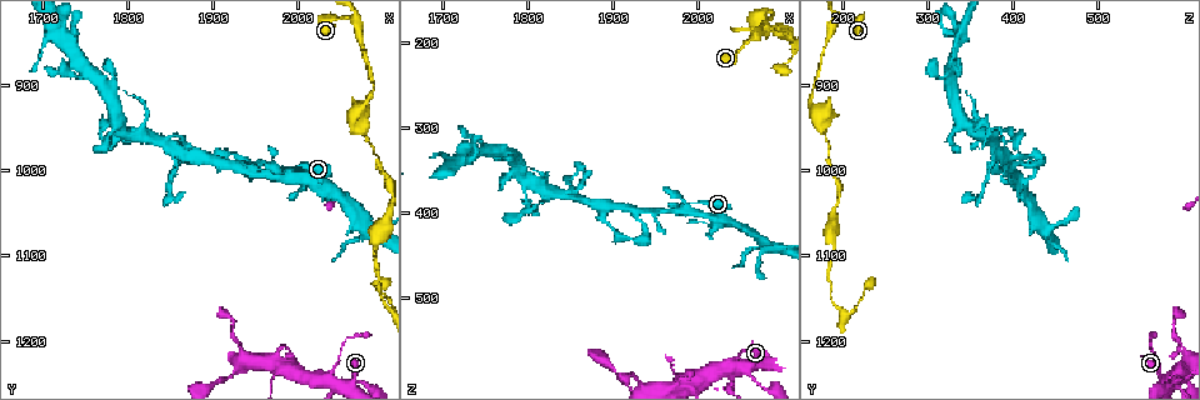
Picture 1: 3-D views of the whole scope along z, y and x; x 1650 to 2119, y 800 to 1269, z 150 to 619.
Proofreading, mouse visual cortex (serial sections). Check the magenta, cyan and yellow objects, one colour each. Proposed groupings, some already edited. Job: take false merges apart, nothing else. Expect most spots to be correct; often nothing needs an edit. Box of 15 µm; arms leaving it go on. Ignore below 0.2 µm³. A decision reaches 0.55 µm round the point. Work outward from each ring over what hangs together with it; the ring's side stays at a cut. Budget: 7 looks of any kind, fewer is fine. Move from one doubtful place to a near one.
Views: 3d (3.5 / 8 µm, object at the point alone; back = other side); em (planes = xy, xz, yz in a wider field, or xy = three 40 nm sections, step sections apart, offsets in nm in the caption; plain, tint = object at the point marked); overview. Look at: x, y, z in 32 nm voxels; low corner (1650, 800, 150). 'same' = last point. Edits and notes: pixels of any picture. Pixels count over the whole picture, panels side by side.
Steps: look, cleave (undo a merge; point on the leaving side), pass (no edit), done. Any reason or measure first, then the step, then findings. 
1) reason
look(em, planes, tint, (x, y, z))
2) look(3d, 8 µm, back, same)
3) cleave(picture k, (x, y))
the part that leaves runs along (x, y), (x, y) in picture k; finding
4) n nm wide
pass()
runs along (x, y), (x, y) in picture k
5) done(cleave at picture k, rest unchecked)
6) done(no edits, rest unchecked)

side arm on a straight run
look(3d, 3.5 µm, (2060, 1250, 585))

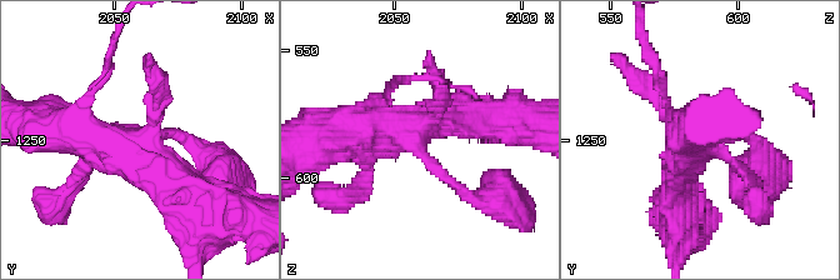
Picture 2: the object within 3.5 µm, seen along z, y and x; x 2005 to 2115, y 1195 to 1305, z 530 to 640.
now the EM
look(em, xy, step 5, tint, (2060, 1250, 589))

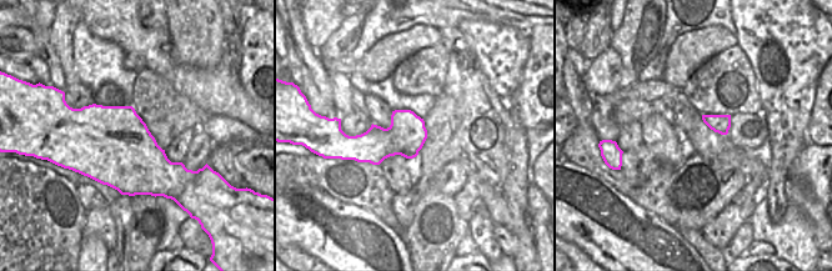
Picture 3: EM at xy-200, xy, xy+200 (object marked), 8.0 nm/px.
pass()
runs along (663, 99), (689, 145), (746, 134), (759, 153) in picture 2; all the same cell

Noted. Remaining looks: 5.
calibre changes
look(em, xy, step 2, tint, (2095, 1075, 445))

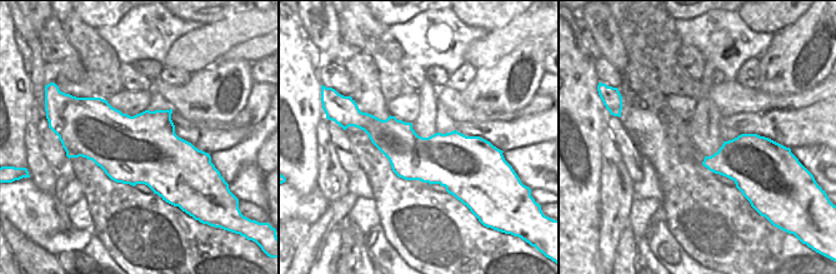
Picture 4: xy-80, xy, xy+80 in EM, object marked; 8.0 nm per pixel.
look(3d, 3.5 µm, same)

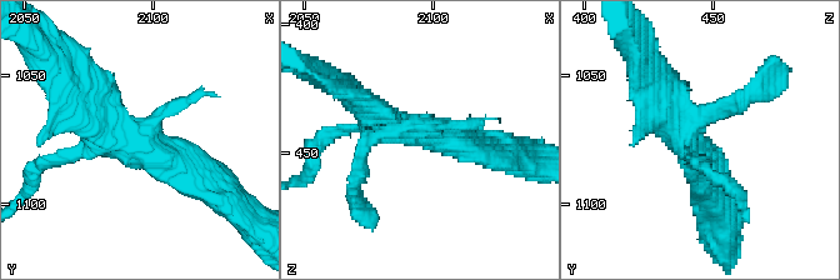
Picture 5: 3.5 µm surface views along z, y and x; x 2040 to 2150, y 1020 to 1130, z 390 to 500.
arms of 150, 350, 400 nm
pass()
runs along (78, 98), (196, 194) in picture 5; continuous, no second cell

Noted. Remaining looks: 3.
narrows sharply
look(3d, 8 µm, (1950, 1005, 395))

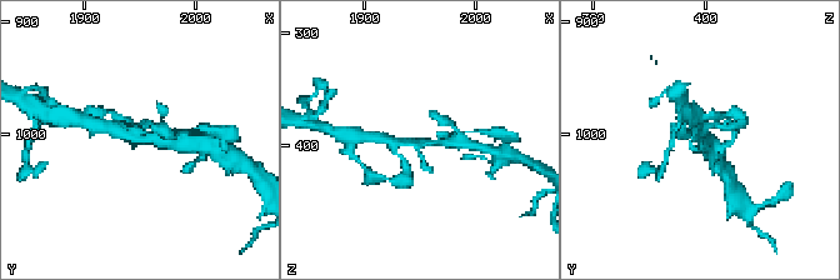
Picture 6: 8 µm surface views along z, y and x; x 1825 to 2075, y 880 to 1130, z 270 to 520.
look(3d, 3.5 µm, (1948, 1006, 398))

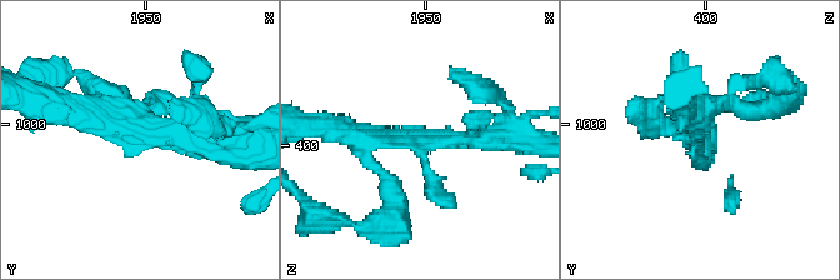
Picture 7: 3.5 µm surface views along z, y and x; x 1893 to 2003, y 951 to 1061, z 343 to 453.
need the tissue
look(em, planes, tint, (1949, 1004, 397))

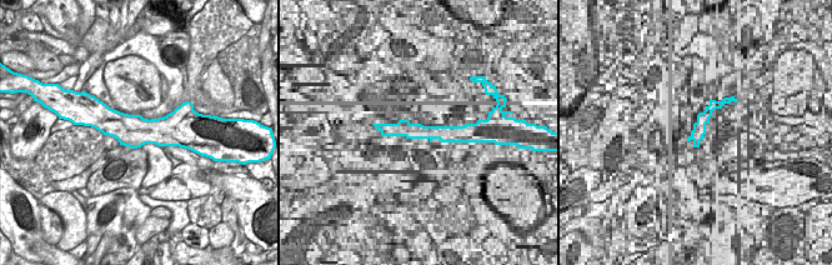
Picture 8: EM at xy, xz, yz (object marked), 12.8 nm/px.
pass()
runs along (228, 136), (135, 136), (66, 109) in picture 7; continuous, no second cell

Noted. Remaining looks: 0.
done(no edits, rest unchecked)

